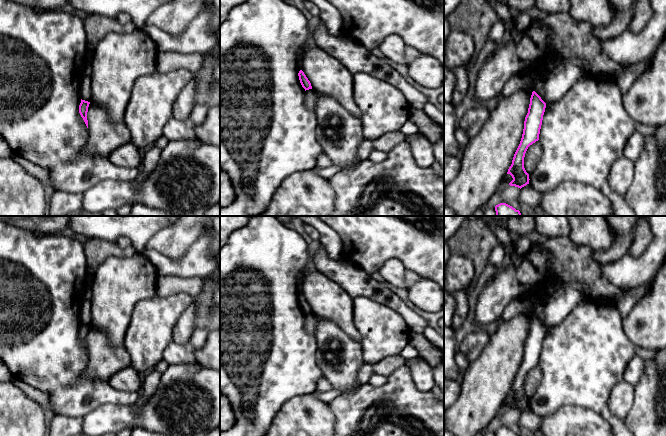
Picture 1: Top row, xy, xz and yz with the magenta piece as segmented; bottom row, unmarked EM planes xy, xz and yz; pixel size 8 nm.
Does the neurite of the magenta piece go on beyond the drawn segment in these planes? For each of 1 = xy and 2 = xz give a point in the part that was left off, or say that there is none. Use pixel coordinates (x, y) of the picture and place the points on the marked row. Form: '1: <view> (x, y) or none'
1: none
2: none

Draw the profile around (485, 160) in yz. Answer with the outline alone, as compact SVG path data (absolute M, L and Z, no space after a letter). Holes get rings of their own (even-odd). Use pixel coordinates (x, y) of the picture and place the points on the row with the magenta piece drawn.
M527 83L523 90L502 97L479 133L464 147L461 169L444 188L444 205L450 207L456 216L472 216L478 208L485 206L504 180L522 138L533 91L534 86Z

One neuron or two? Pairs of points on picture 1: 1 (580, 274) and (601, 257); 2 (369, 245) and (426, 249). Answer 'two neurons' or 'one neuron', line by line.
1: two neurons
2: one neuron

